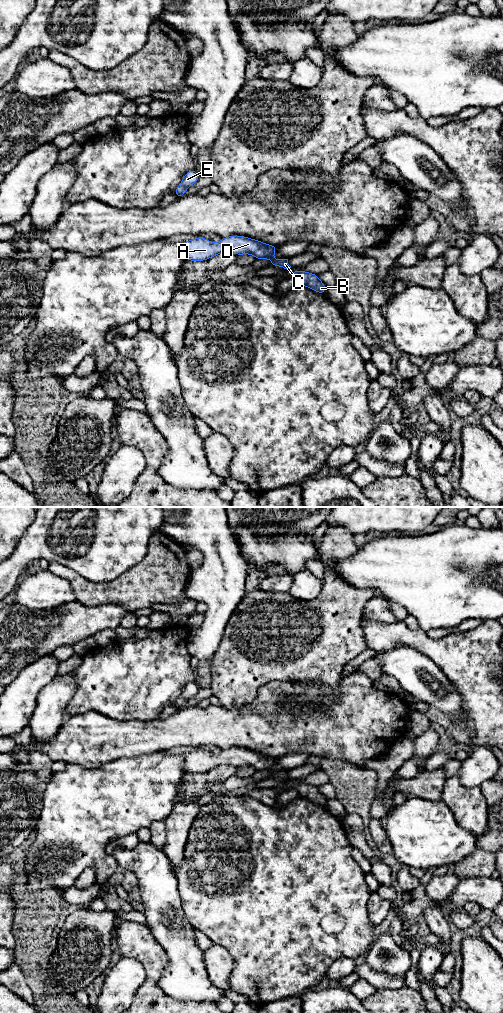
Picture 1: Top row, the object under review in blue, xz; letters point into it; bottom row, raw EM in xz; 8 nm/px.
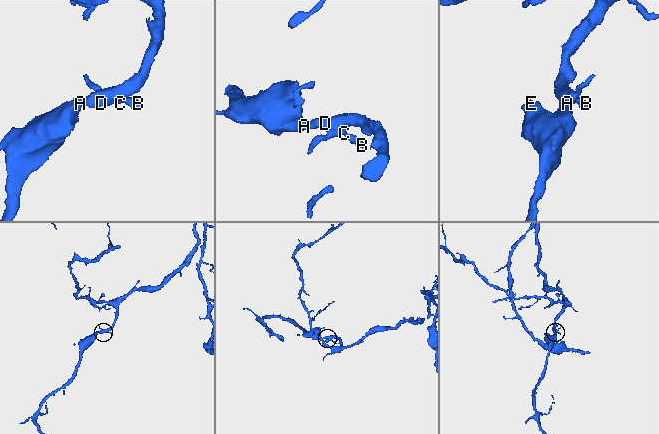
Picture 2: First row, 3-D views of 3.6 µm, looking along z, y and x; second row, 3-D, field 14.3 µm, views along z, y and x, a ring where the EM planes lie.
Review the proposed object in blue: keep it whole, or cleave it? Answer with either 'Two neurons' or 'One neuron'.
One neuron

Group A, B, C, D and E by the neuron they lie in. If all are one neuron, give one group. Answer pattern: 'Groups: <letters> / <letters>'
Groups: A B C D E

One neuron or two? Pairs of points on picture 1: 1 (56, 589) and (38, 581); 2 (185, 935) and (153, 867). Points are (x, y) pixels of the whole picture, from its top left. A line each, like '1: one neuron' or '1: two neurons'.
1: one neuron
2: one neuron

